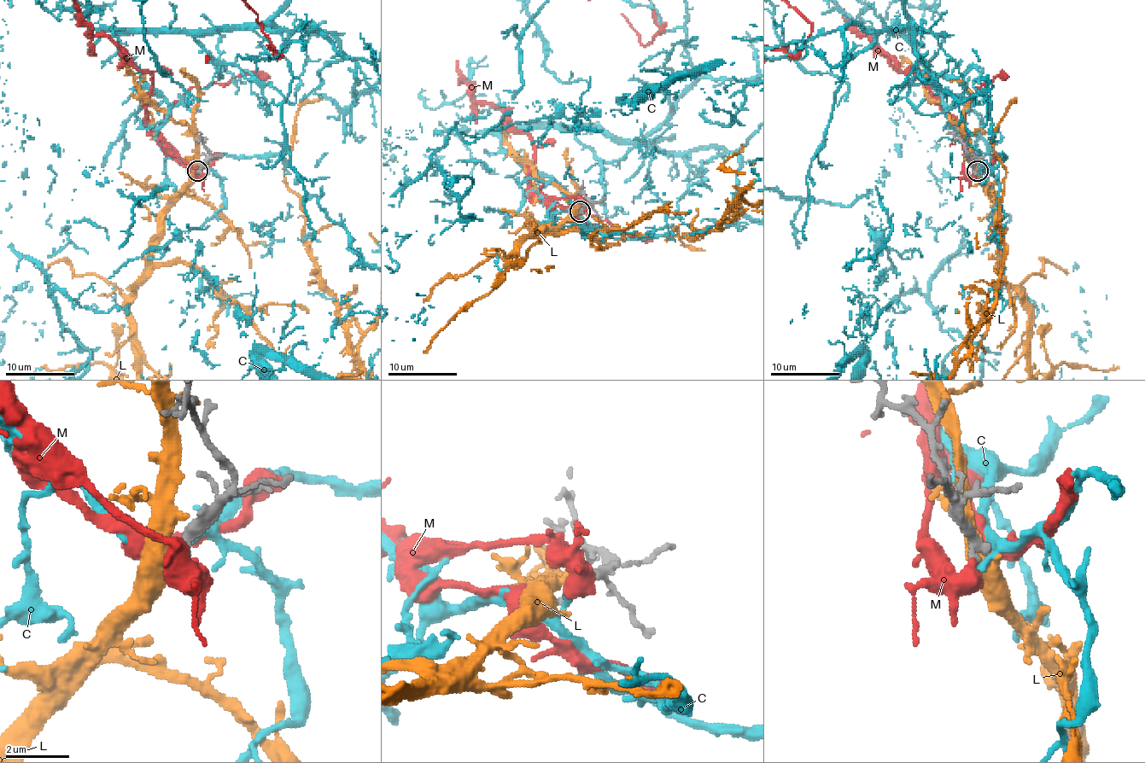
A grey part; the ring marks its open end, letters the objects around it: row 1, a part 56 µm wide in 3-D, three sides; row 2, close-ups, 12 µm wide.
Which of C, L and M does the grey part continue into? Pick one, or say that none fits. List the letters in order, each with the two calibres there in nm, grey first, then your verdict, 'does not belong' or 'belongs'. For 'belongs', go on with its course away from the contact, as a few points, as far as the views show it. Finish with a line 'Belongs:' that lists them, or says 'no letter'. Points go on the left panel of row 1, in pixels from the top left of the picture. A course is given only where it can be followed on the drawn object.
C: 320/180 nm | does not belong
L: 320/500 nm | does not belong
M: 320/500 nm | does not belong
Belongs: no letter

